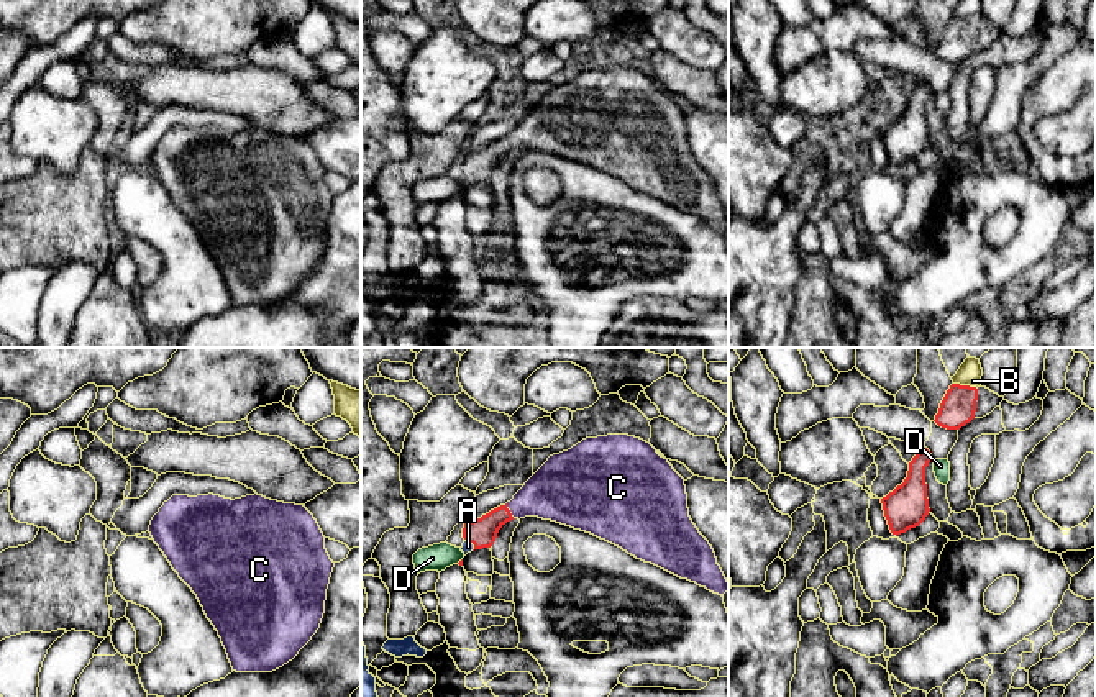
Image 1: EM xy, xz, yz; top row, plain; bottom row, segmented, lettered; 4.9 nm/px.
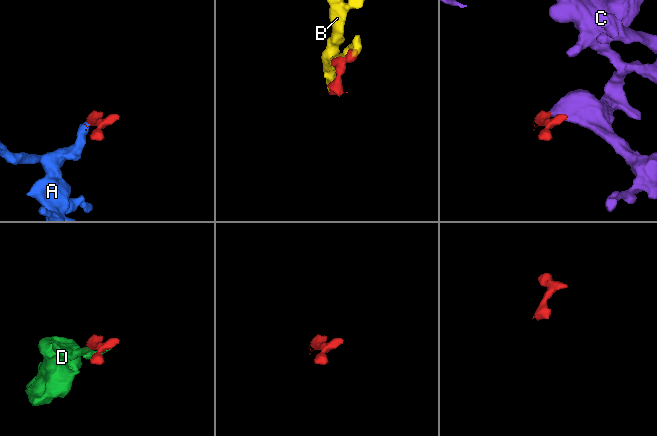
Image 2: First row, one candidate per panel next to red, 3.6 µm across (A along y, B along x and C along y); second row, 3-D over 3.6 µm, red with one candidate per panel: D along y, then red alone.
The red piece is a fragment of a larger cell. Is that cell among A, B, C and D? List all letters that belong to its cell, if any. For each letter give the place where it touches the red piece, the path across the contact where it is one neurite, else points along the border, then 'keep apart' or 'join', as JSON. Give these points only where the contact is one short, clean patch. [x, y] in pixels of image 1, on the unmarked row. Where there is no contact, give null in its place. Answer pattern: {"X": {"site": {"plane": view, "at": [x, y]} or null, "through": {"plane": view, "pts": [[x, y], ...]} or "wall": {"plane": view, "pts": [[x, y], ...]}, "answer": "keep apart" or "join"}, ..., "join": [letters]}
{"A": {"site": {"plane": "xz", "at": [471, 174]}, "through": {"plane": "xz", "pts": [[483, 164], [471, 174], [468, 179]]}, "answer": "join"}, "B": {"site": {"plane": "yz", "at": [965, 18]}, "wall": {"plane": "yz", "pts": [[954, 15], [977, 22]]}, "answer": "keep apart"}, "C": {"site": {"plane": "xz", "at": [509, 143]}, "through": {"plane": "xz", "pts": [[483, 164], [509, 143], [557, 125]]}, "answer": "join"}, "D": {"site": {"plane": "xz", "at": [460, 194]}, "answer": "keep apart"}, "join": ["A", "C"]}

